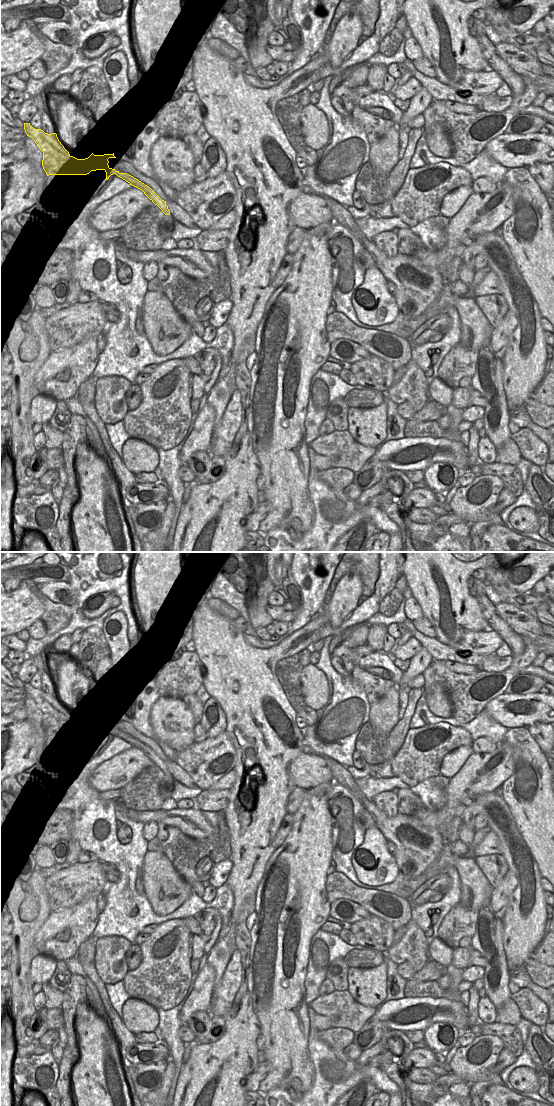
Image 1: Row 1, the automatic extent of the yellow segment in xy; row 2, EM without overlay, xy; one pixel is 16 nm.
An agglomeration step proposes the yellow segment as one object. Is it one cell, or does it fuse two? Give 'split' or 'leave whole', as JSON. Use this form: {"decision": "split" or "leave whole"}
{"decision": "leave whole"}

